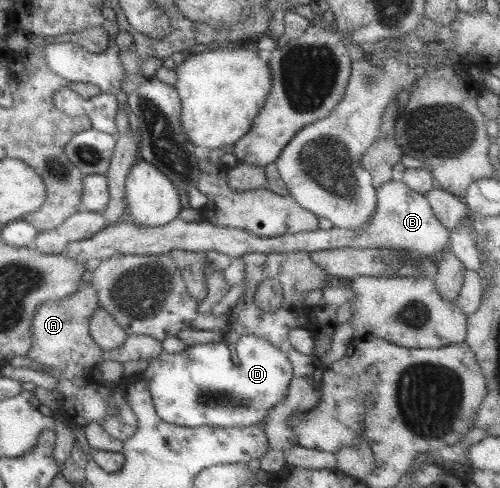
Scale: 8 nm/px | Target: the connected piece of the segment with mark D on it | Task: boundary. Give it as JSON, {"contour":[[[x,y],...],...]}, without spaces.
{"contour":[[[243,336],[240,337],[240,340],[237,341],[236,345],[237,357],[239,358],[239,363],[234,364],[231,360],[231,352],[227,348],[227,345],[221,339],[217,339],[211,343],[202,343],[195,344],[192,346],[185,346],[181,352],[176,352],[174,354],[165,353],[164,350],[161,350],[159,357],[156,359],[151,359],[148,362],[147,367],[143,372],[145,377],[146,389],[150,393],[152,405],[157,413],[157,416],[172,425],[179,425],[184,427],[198,427],[203,425],[215,425],[218,427],[242,427],[249,426],[254,424],[260,424],[263,422],[265,415],[268,410],[272,410],[276,406],[282,405],[284,397],[286,397],[286,391],[288,389],[289,381],[291,380],[292,368],[291,363],[288,361],[286,355],[281,352],[277,347],[274,347],[271,343],[268,343],[266,340],[255,336]]]}

